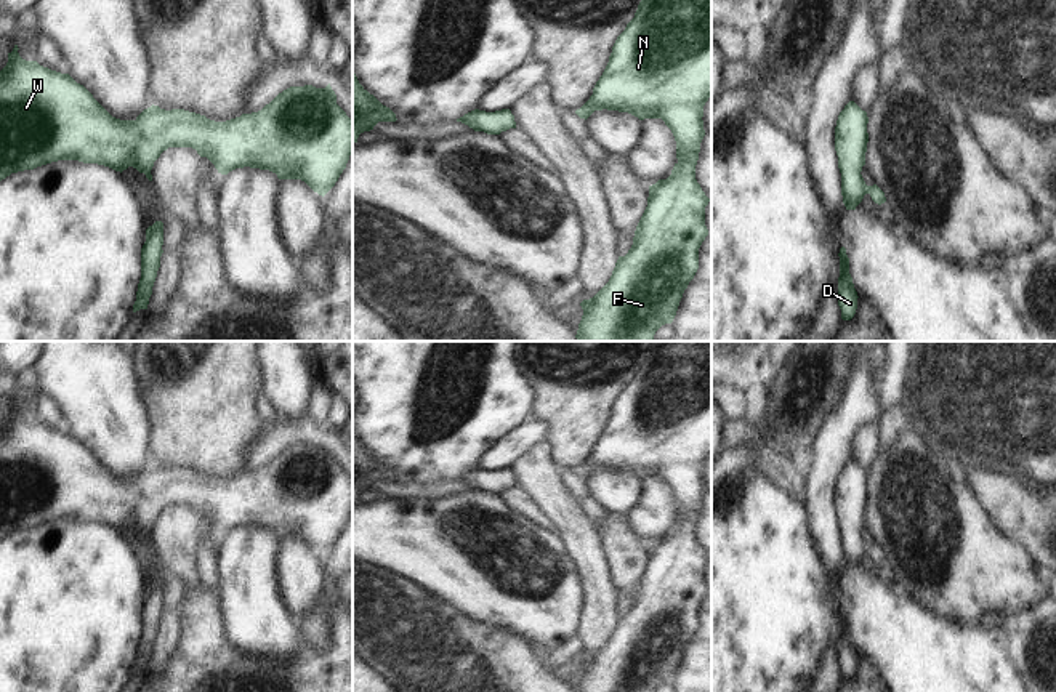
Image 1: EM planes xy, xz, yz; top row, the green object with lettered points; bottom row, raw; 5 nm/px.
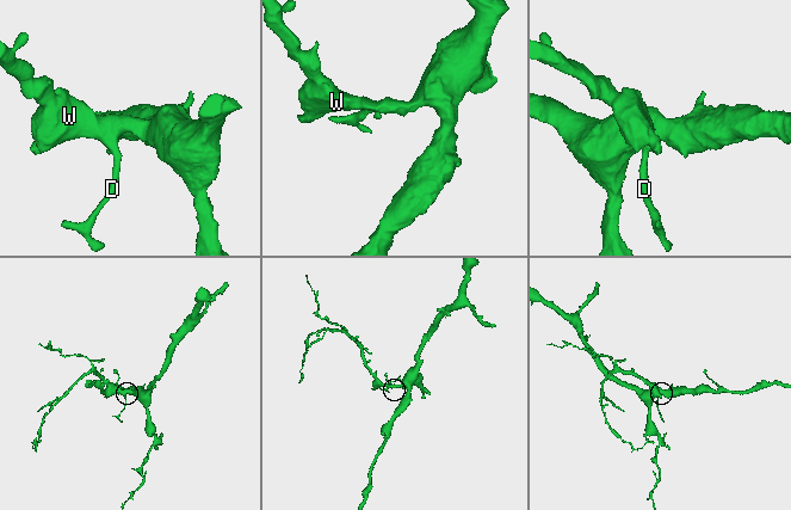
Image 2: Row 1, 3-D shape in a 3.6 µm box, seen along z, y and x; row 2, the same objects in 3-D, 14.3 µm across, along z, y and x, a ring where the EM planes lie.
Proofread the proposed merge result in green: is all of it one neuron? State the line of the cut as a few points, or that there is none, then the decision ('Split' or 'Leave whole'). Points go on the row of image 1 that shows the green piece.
No split. Leave whole.

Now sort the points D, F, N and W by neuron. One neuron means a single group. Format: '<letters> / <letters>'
D F N W

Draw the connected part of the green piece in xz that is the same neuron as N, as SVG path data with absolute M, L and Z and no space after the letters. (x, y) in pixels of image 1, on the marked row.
M641 0L635 18L617 37L593 95L575 114L586 120L595 111L607 109L628 112L639 120L662 119L675 136L678 162L667 179L649 186L647 207L636 226L633 245L625 256L619 256L609 282L593 298L580 303L583 316L577 341L652 341L662 325L673 322L683 293L699 269L699 248L708 235L705 207L710 199L695 179L695 165L705 136L703 106L710 98L711 0Z

